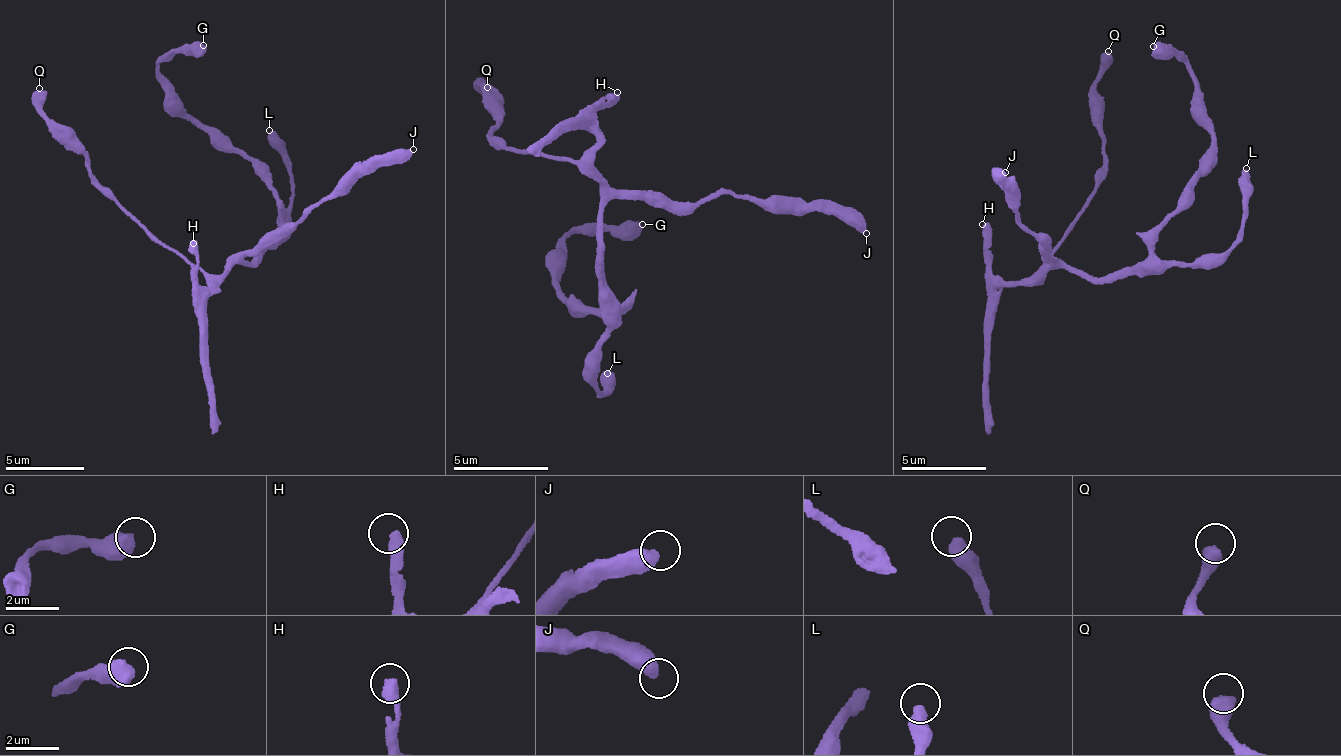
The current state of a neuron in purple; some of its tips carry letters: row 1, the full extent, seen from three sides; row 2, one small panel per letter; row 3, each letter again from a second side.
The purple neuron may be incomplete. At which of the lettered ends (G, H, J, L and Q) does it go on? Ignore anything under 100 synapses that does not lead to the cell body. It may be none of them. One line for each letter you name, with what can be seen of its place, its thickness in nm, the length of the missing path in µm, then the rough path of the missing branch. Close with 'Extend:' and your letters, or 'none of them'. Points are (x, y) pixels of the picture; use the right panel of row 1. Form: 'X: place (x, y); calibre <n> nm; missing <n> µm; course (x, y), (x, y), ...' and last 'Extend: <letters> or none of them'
H: place (982, 224); calibre 440 nm; missing 300 µm
Extend: H

